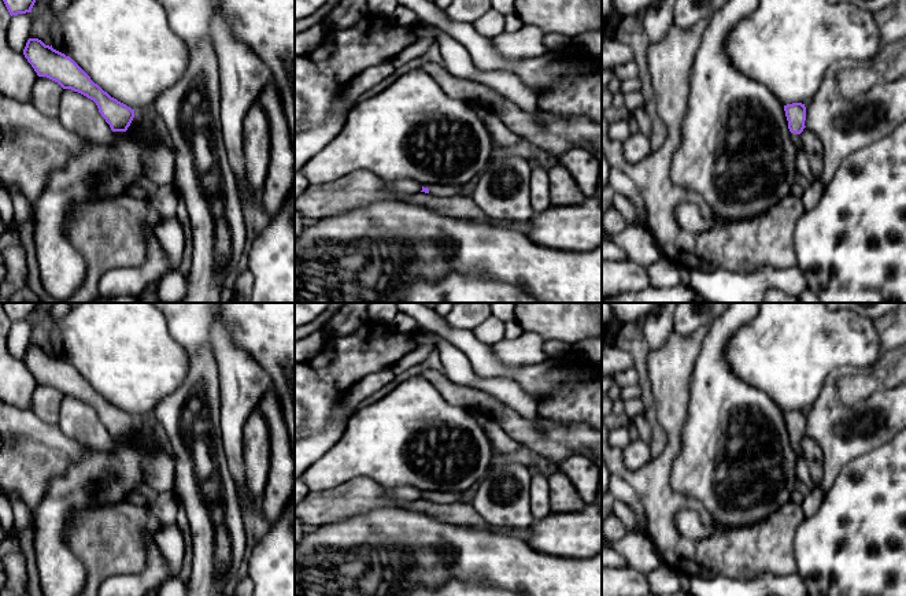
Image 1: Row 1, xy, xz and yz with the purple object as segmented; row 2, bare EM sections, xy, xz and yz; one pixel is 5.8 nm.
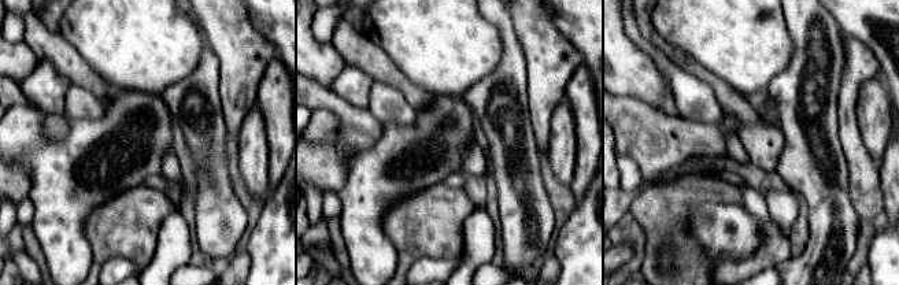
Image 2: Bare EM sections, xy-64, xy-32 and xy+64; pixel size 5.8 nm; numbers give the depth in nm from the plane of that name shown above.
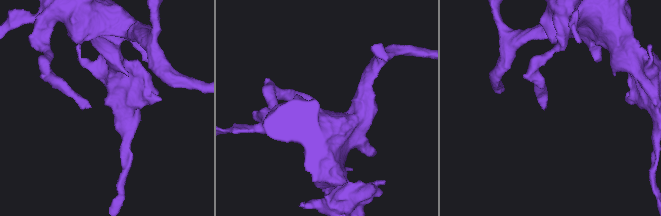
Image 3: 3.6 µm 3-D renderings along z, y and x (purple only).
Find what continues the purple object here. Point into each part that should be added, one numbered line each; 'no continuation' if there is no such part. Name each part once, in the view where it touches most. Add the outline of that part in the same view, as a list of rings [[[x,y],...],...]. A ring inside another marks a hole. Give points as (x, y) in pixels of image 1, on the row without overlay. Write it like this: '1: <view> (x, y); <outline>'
1: xz (439, 498); [[[425,492],[429,496],[429,501],[436,504],[454,504],[461,500],[461,493],[454,492]]]

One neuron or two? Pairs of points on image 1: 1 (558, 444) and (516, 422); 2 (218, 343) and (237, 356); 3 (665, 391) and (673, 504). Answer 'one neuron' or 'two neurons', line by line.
1: one neuron
2: one neuron
3: one neuron

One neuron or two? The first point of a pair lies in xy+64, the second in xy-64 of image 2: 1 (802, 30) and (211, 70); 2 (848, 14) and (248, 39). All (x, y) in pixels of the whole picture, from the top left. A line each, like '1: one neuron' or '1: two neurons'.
1: one neuron
2: two neurons

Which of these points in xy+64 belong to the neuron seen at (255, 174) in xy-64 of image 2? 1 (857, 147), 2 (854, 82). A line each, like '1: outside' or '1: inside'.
1: outside
2: outside

